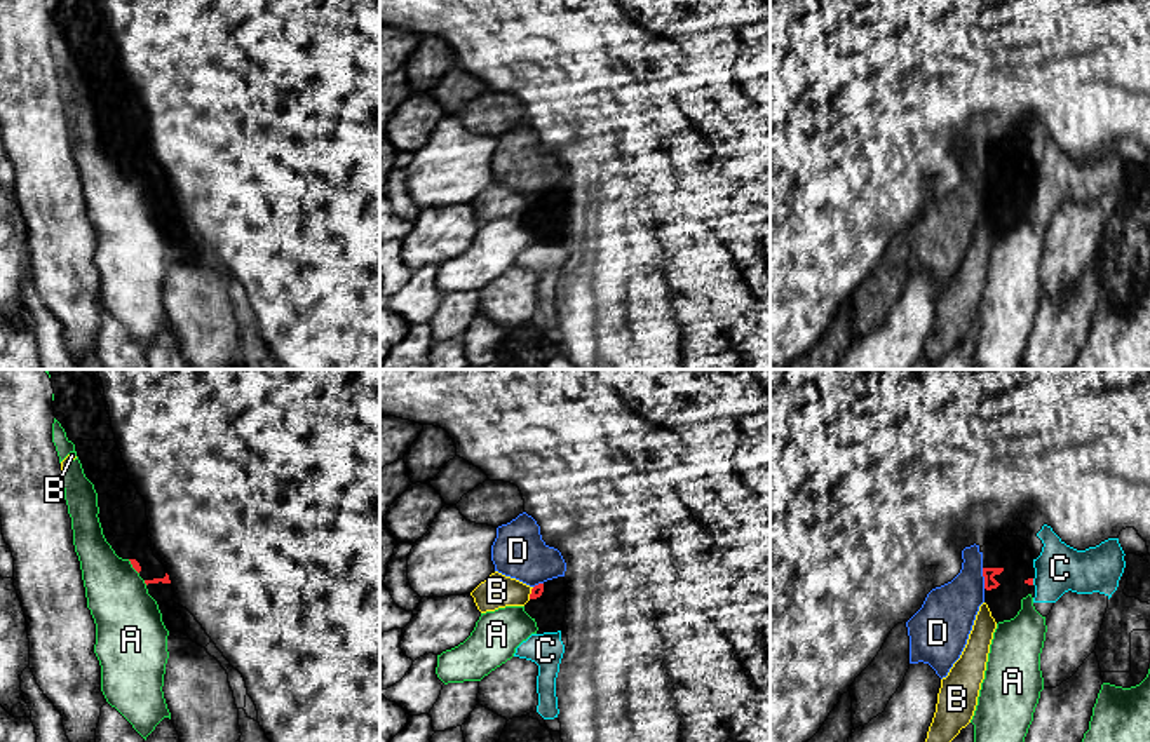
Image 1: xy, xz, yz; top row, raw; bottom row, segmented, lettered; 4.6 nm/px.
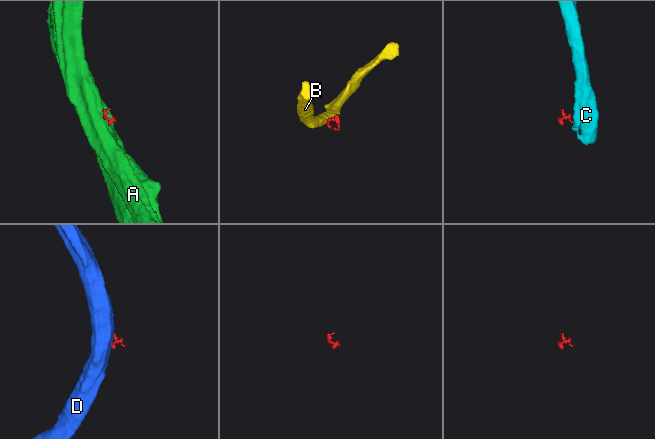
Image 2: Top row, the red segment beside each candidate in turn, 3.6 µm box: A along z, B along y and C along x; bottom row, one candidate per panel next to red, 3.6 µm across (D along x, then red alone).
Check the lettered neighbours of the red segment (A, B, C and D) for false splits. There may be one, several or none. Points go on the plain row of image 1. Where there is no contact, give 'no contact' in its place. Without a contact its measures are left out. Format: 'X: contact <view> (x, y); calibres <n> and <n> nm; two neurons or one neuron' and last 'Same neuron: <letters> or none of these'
A: contact xy (133, 176); calibres 40 and 300 nm; two neurons
B: contact xz (532, 202); calibres 50 and 160 nm; two neurons
C: contact yz (1032, 192); calibres 30 and 220 nm; two neurons
D: contact yz (985, 188); calibres 60 and 260 nm; two neurons
Same neuron: none of these

